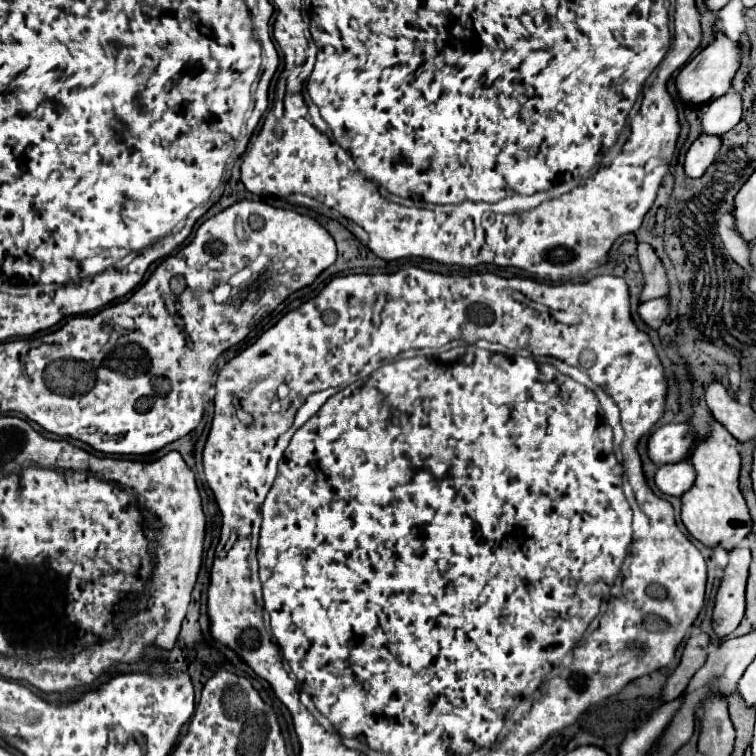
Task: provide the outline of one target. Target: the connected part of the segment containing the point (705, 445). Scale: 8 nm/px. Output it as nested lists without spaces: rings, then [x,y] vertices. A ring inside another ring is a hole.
[[[714,419],[710,423],[708,435],[696,443],[690,455],[690,465],[696,471],[696,481],[682,495],[682,523],[686,529],[706,547],[720,545],[726,551],[734,549],[752,529],[748,507],[738,487],[740,455],[736,445],[738,441]]]

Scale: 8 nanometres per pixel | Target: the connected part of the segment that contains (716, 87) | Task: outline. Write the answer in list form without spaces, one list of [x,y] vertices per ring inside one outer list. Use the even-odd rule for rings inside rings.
[[[722,33],[716,35],[716,39],[698,53],[698,57],[694,57],[674,79],[676,91],[680,101],[684,101],[690,107],[700,107],[706,105],[718,97],[722,97],[732,83],[734,73],[740,67],[740,47],[736,43],[732,43],[728,37],[724,37]]]

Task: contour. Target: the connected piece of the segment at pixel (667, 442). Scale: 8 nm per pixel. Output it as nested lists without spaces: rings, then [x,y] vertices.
[[[686,423],[664,425],[648,439],[648,457],[656,465],[684,461],[694,443],[694,431]]]

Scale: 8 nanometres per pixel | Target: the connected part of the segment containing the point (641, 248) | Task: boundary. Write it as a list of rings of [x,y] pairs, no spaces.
[[[638,243],[638,263],[644,275],[644,289],[640,293],[640,301],[650,301],[664,297],[668,293],[668,277],[662,261],[656,257],[654,249],[648,243]]]

